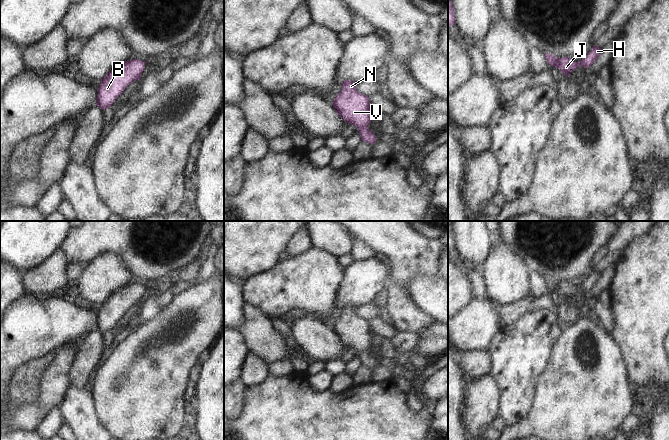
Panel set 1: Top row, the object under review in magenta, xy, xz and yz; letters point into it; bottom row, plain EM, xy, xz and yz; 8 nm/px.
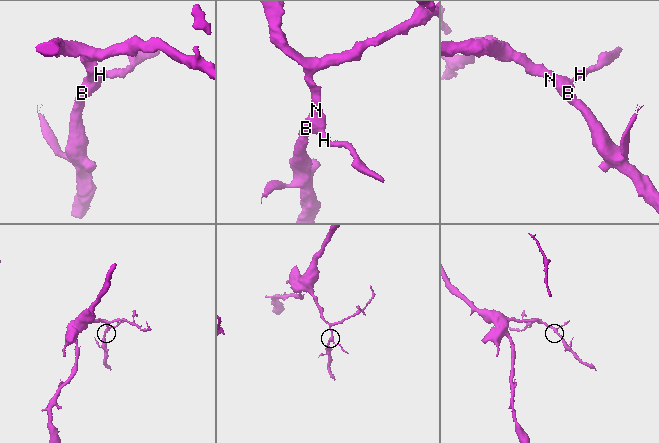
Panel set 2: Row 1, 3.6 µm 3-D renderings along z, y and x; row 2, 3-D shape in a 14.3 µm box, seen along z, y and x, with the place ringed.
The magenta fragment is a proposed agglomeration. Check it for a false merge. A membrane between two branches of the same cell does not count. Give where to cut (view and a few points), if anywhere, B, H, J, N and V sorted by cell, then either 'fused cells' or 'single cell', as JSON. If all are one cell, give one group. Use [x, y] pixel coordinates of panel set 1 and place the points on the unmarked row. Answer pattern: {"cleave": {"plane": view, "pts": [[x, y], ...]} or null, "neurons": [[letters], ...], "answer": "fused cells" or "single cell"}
{"cleave": null, "neurons": [["B", "H", "J", "N", "V"]], "answer": "single cell"}

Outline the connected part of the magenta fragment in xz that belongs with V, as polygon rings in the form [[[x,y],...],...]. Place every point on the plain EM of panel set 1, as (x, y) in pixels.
[[[346,304],[341,308],[342,314],[333,324],[335,335],[345,346],[356,350],[362,365],[374,368],[377,361],[368,352],[372,333],[369,321],[357,315],[354,305]]]

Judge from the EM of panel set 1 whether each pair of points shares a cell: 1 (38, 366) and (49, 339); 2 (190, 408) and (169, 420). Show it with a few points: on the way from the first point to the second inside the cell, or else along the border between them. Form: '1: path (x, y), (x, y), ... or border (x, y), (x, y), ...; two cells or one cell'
1: border (54, 349), (20, 364); two cells
2: border (185, 402), (185, 419), (179, 429); two cells

